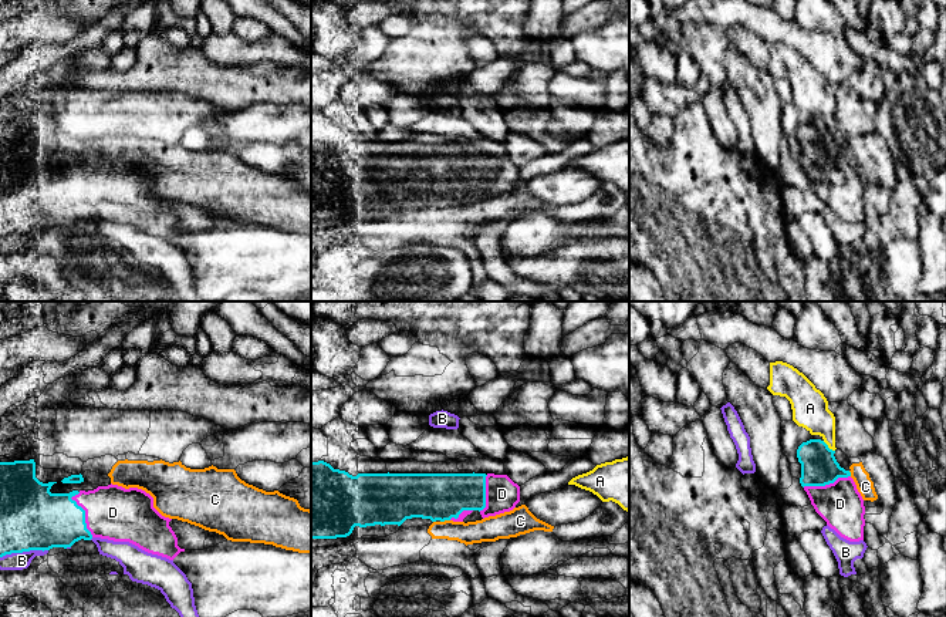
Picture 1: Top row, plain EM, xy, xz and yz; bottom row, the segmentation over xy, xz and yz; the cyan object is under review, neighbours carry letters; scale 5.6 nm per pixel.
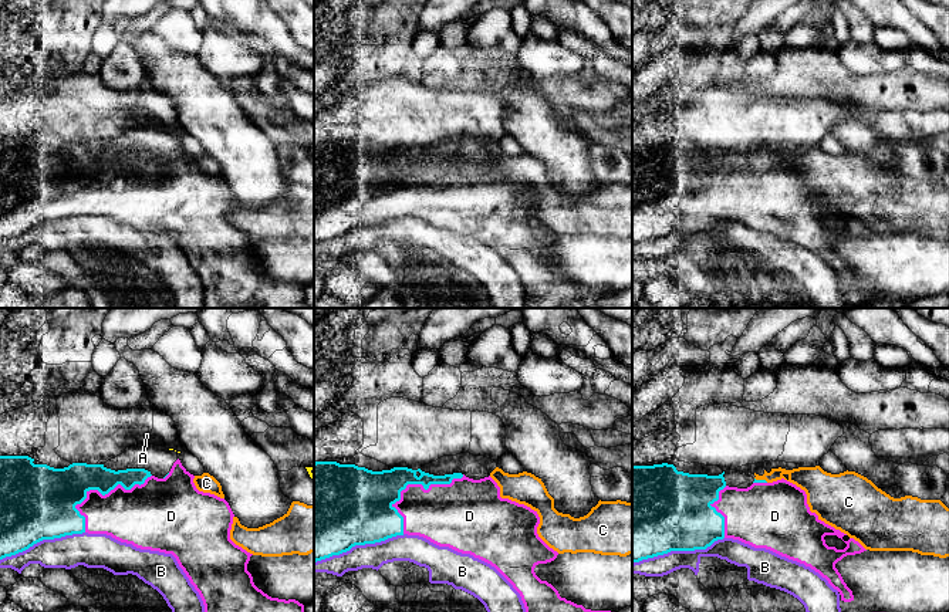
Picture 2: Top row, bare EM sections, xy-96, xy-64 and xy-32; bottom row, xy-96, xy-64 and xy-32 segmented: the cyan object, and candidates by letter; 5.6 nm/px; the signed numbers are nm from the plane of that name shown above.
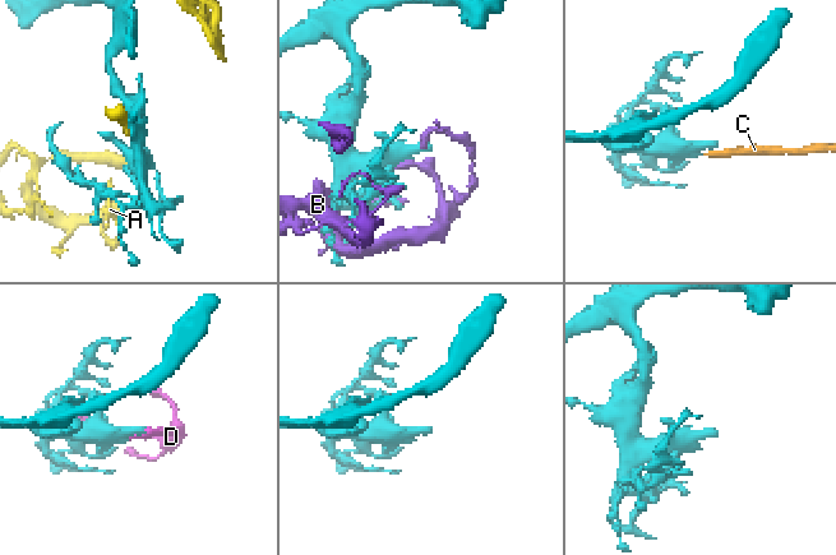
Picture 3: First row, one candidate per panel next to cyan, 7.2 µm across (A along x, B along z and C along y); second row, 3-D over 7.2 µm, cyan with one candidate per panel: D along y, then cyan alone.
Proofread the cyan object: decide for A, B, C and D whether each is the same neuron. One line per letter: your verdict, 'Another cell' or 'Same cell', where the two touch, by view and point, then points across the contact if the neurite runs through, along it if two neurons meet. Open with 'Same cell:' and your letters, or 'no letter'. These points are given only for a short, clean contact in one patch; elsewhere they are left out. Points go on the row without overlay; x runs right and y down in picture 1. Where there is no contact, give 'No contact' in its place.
Same cell: D
A: Another cell. Touches cyan at yz (827, 128)
B: Another cell. Touches cyan at xy (23, 232)
C: Another cell. Touches cyan at xz (445, 201). Boundary: xz (449, 201), (441, 204)
D: Same cell. Touches cyan at xy (84, 195)

